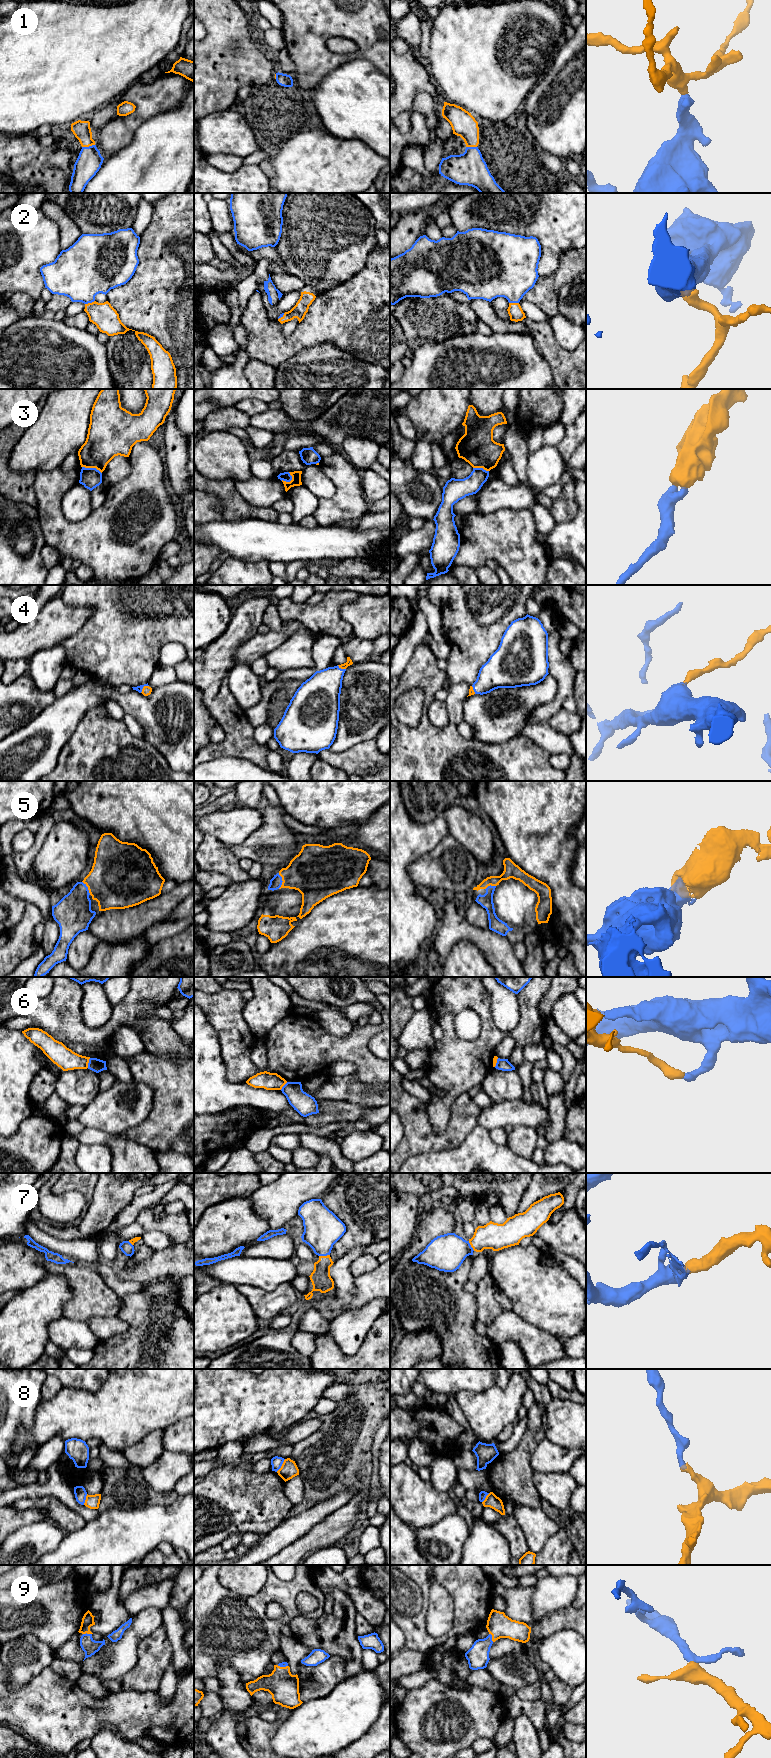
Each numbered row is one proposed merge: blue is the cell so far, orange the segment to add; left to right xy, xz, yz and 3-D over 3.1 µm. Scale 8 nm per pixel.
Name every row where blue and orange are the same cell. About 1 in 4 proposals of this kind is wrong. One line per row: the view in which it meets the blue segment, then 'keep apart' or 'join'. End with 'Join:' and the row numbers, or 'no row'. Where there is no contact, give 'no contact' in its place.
1: contact in xy; join
2: contact in xy; join
3: contact in xy; keep apart
4: contact in xy; join
5: contact in xz; join
6: contact in xy; keep apart
7: contact in xz; join
8: contact in xz; keep apart
9: contact in yz; join
Join: 1, 2, 4, 5, 7, 9

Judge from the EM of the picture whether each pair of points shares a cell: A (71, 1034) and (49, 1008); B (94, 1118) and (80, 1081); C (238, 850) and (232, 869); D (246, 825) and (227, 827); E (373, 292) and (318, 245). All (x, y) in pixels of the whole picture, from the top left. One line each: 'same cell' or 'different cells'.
A: same cell
B: different cells
C: different cells
D: same cell
E: different cells

